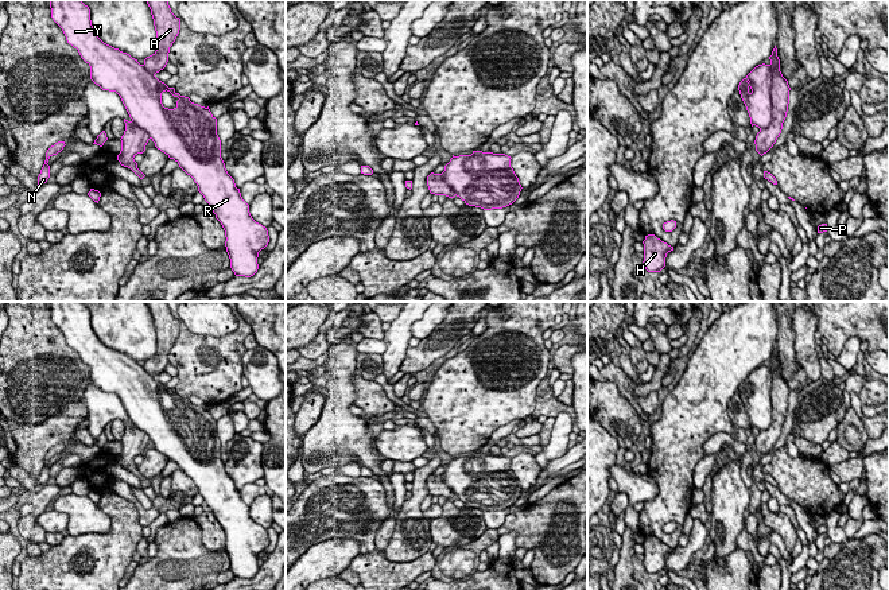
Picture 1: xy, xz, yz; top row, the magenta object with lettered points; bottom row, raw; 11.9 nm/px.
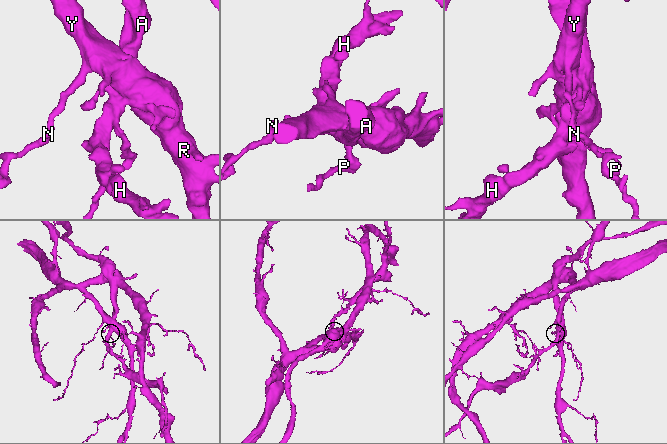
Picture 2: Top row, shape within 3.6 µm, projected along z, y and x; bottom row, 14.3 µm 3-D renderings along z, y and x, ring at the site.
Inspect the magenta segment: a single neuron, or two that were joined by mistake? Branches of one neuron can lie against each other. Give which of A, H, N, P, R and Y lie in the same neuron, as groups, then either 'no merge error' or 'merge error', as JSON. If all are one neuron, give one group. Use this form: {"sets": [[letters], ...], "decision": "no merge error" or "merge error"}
{"sets": [["A", "H", "P"], ["N", "R", "Y"]], "decision": "merge error"}

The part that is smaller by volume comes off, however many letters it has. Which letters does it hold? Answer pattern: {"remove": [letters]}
{"remove": ["A", "H", "P"]}

